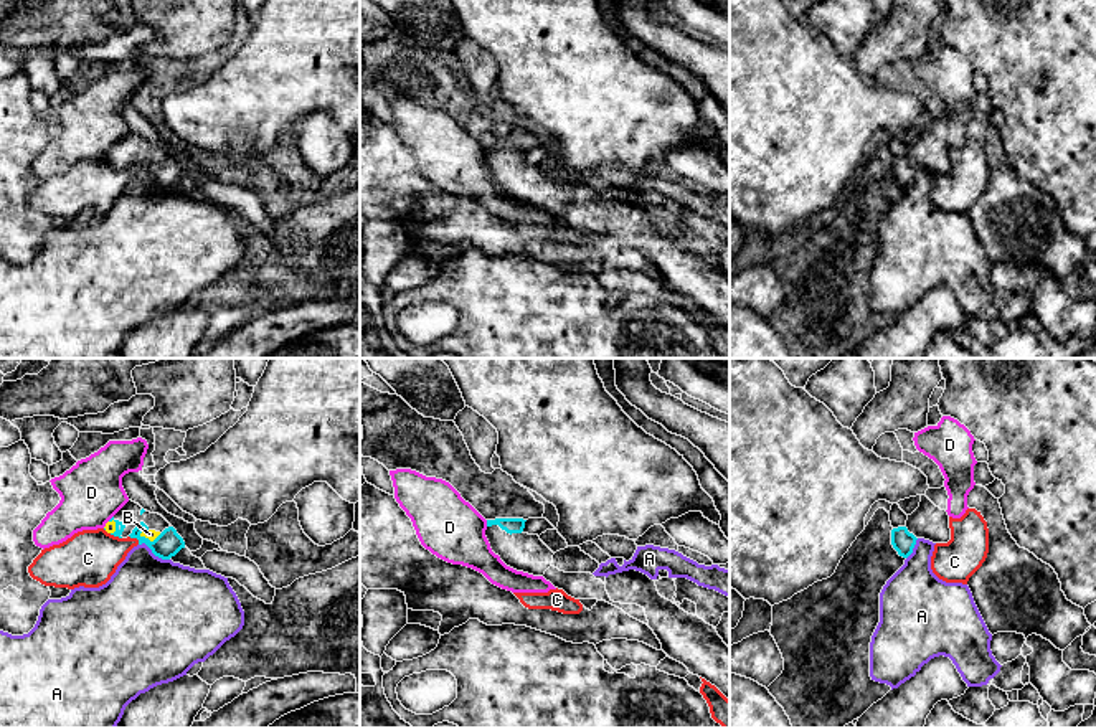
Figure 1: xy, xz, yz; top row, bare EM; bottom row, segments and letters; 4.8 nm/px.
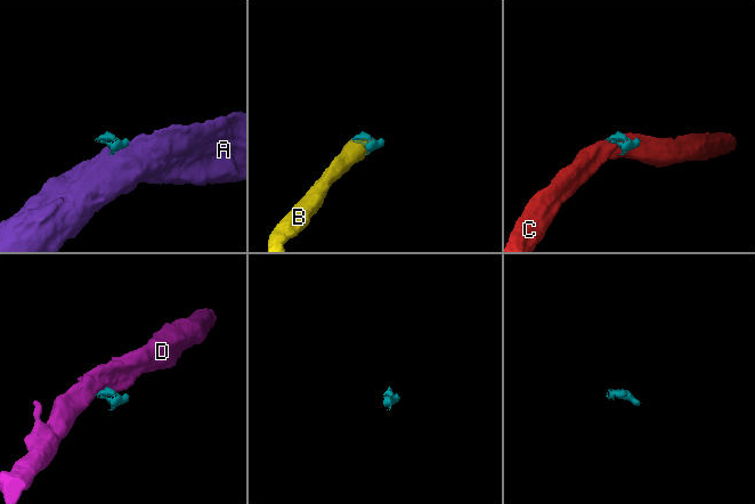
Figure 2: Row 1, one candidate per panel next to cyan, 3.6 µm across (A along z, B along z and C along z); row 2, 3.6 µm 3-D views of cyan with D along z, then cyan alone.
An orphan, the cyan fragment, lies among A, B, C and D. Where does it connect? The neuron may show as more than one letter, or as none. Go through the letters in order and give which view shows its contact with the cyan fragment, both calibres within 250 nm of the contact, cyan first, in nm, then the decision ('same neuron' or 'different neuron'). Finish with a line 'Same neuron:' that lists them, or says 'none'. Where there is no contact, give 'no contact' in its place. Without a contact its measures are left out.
A: xy | 120/460 nm | different neuron
B: xy | 120/50 nm | same neuron
C: xy | 120/280 nm | different neuron
D: xz | 80/300 nm | different neuron
Same neuron: B

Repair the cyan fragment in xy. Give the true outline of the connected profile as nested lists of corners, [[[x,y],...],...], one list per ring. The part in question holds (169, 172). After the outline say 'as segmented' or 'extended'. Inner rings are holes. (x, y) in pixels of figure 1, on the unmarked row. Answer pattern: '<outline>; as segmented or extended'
[[[132,130],[104,158],[119,168],[137,168],[139,175],[145,173],[162,190],[170,190],[185,178],[183,168],[162,145],[150,144]]]; extended

